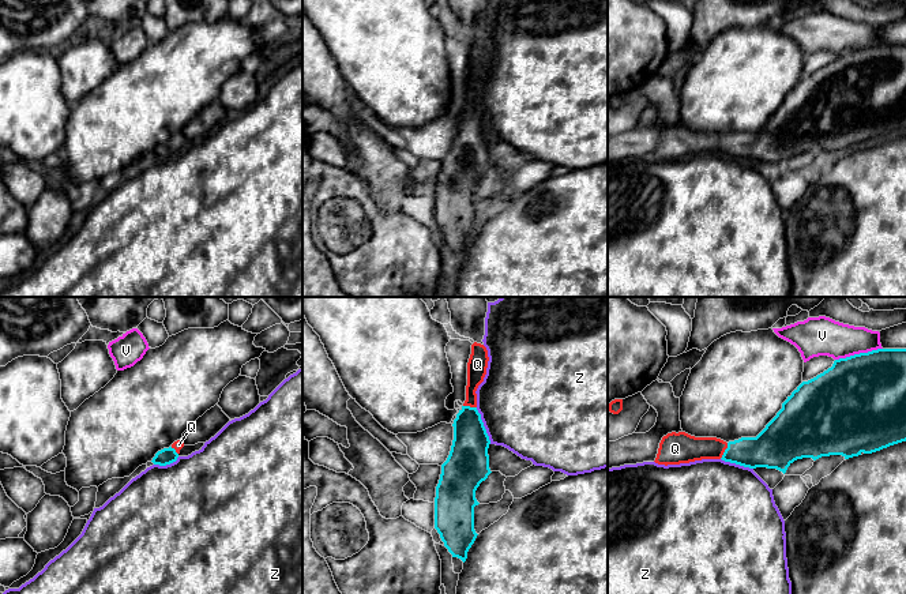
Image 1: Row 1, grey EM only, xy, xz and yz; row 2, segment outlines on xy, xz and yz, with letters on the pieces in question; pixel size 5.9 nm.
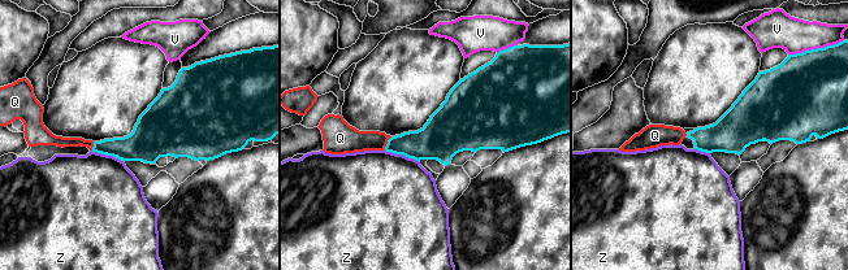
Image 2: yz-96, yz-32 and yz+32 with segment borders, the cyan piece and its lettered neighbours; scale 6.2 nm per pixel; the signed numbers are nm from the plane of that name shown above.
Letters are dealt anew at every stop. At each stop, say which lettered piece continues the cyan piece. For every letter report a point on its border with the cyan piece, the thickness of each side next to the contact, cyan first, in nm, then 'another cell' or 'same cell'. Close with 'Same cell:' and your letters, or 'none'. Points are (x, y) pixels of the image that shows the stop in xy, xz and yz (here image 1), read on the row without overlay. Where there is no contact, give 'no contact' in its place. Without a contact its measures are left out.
Q: meets cyan in yz at (725, 146); 200 nm thick on the cyan side, 180 nm on the other; same cell
V: meets cyan in yz at (860, 48); 500 nm thick on the cyan side, 220 nm on the other; another cell
Z: meets cyan in xz at (482, 120); 260 nm thick on the cyan side, 480 nm on the other; another cell
Same cell: Q

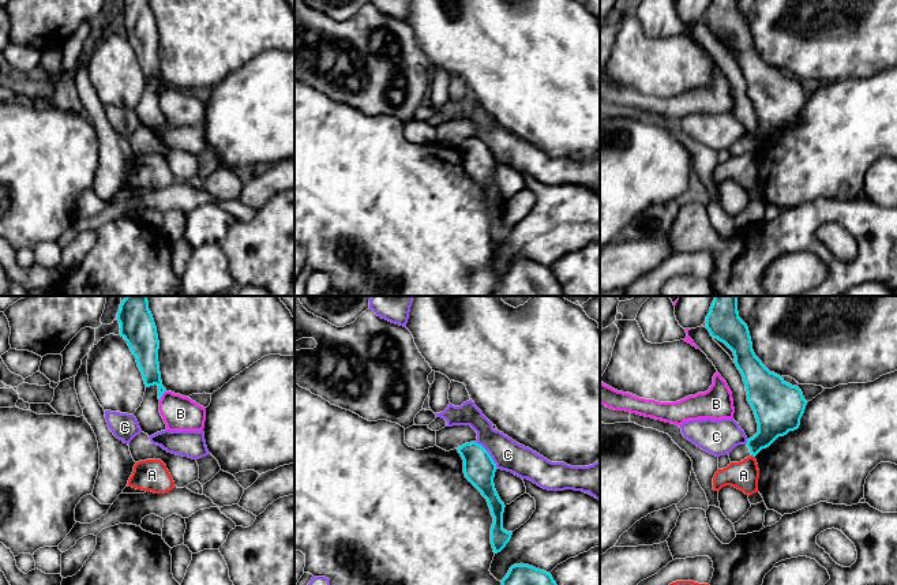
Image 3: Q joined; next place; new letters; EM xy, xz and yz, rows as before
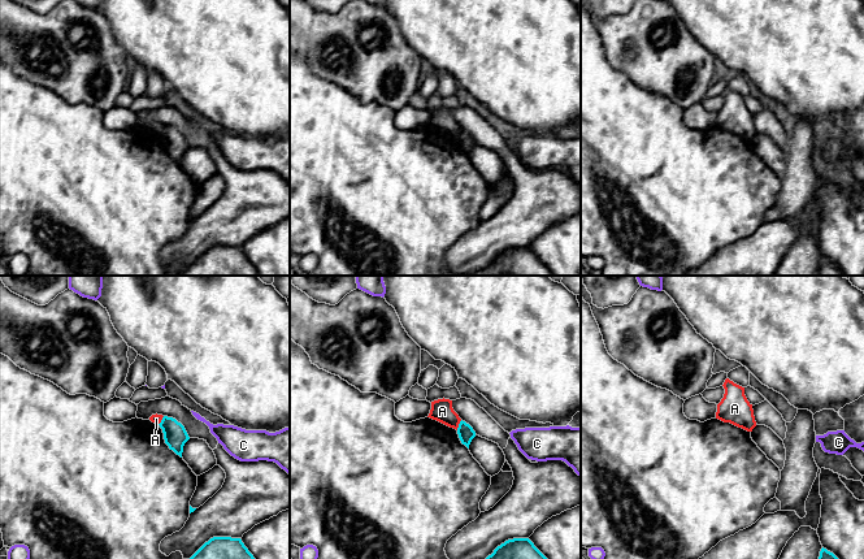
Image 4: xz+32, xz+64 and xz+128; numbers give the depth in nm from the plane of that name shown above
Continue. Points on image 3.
A: meets cyan in yz at (753, 150); 200 nm thick on the cyan side, 170 nm on the other; another cell
B: meets cyan in xy at (161, 90); 130 nm thick on the cyan side, 200 nm on the other; another cell
C: meets cyan in xz at (488, 149); 190 nm thick on the cyan side, 180 nm on the other; another cell
Same cell: none

